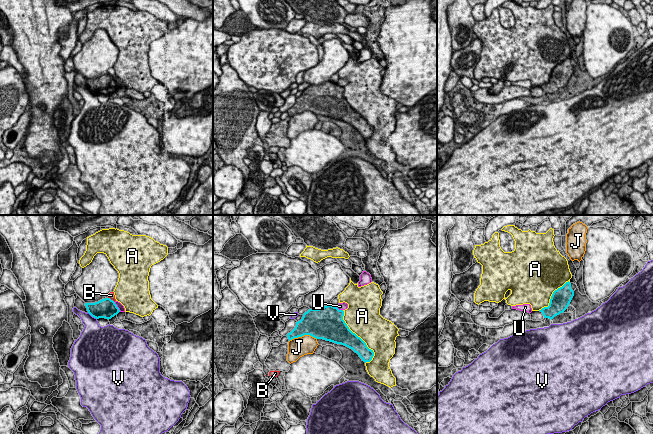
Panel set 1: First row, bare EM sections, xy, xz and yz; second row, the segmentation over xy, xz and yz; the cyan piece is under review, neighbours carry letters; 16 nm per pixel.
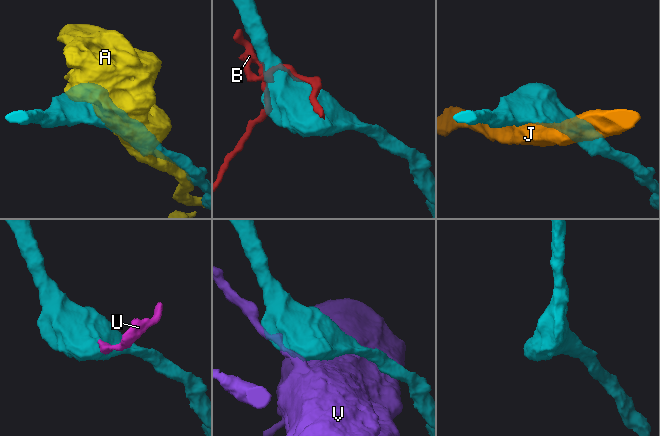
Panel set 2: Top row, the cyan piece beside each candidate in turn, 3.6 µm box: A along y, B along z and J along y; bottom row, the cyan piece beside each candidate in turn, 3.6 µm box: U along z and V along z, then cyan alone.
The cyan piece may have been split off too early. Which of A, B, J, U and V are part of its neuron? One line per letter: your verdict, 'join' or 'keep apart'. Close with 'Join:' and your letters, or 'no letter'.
A: keep apart
B: keep apart
J: keep apart
U: keep apart
V: keep apart
Join: no letter

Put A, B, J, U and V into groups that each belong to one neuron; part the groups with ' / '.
A / B U / J / V

